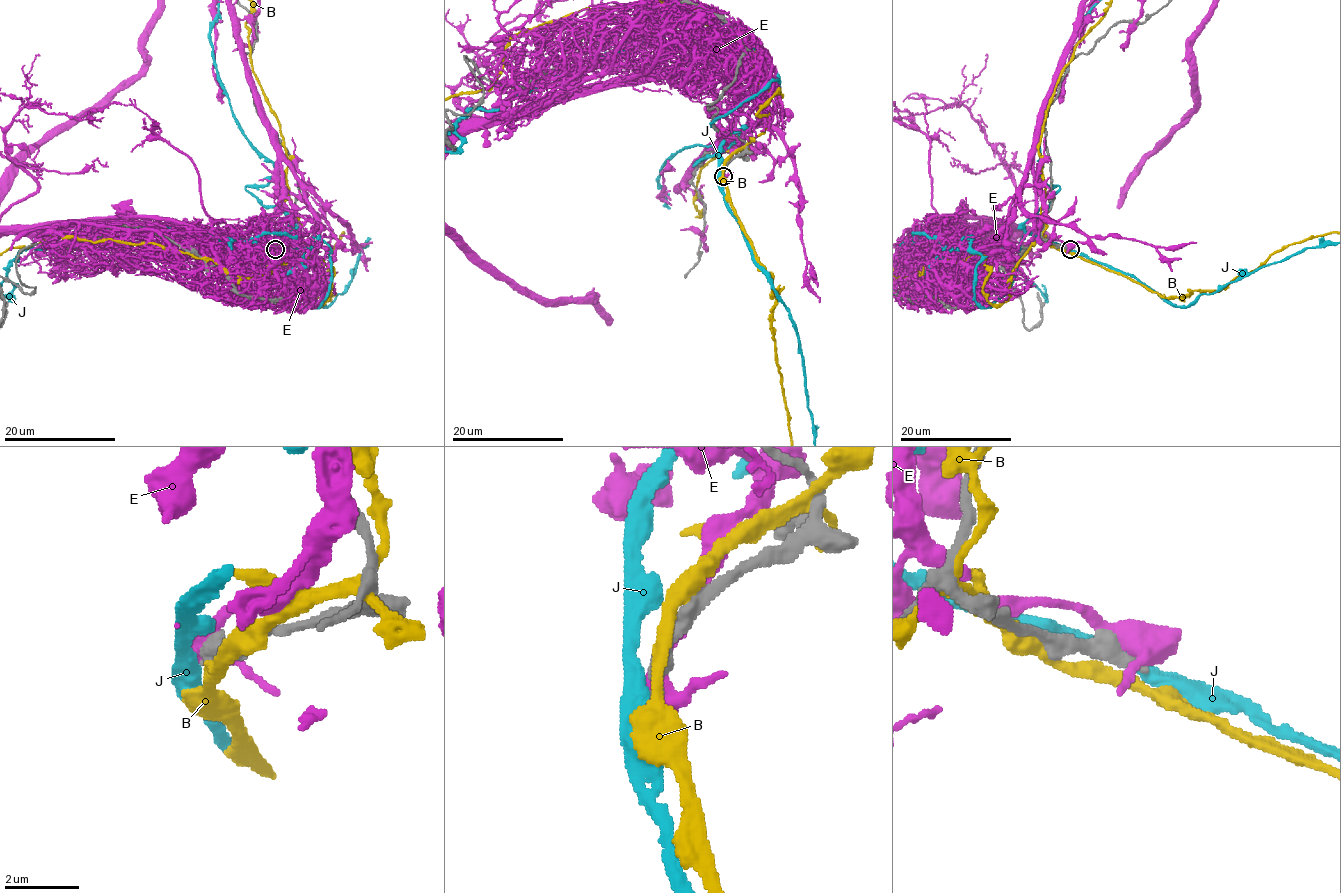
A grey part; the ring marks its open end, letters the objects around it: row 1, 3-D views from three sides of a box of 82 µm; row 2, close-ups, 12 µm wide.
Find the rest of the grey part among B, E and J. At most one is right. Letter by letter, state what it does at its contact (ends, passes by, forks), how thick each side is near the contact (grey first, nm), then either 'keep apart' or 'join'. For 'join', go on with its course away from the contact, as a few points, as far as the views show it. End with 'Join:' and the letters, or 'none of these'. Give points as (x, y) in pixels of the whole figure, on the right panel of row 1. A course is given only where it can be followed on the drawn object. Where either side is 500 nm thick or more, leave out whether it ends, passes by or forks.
B: 550 nm thick on the grey side, 320 nm on the other; keep apart
E: 550 nm thick on the grey side, 460 nm on the other; keep apart
J: it passes by; 420 nm thick on the grey side, 360 nm on the other; keep apart
Join: none of these

